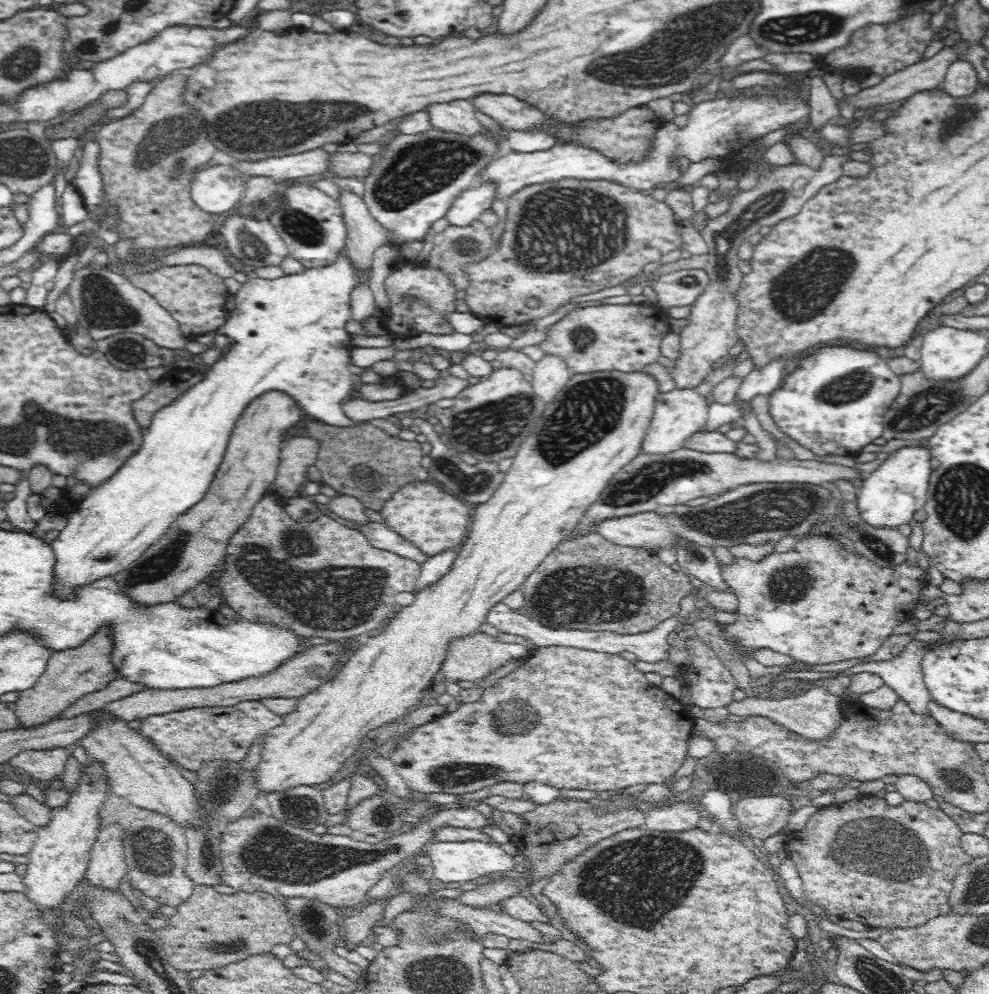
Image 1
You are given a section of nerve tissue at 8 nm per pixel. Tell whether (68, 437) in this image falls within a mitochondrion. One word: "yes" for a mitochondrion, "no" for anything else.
yes

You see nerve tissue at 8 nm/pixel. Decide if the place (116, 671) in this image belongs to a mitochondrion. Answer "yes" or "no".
no

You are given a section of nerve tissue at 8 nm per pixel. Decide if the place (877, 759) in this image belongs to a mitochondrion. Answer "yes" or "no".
no

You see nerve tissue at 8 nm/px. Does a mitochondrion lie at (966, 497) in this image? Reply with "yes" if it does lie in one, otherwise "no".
yes

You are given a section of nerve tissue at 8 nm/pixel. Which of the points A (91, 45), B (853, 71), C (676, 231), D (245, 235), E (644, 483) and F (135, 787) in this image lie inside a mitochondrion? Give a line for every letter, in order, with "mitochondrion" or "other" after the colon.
A: mitochondrion
B: other
C: other
D: mitochondrion
E: mitochondrion
F: other

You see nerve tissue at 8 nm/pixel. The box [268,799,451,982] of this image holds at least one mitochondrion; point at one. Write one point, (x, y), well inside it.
(303, 912)

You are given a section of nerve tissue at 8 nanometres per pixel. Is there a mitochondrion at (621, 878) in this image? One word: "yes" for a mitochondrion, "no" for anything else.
yes

